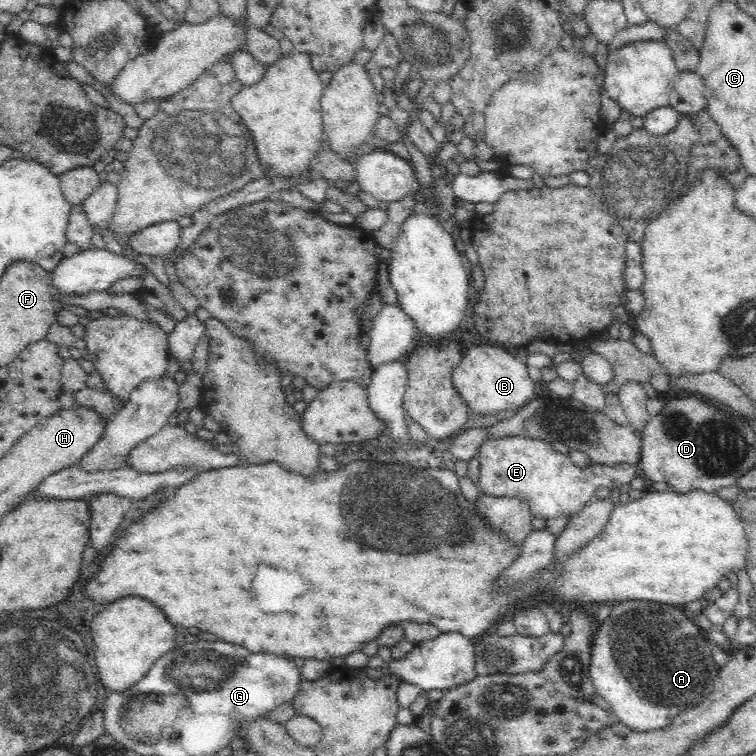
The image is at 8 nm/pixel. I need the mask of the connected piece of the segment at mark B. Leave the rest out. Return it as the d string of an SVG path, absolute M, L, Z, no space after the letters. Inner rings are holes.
M478 344L472 346L453 372L452 383L462 400L476 414L492 414L520 408L535 395L535 382L527 372L527 366L517 362L514 351L498 344Z

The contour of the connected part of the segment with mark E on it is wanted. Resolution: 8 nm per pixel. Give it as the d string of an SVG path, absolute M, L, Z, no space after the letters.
M505 436L486 440L478 450L479 484L484 495L518 498L528 504L532 518L548 520L557 516L569 516L569 520L586 508L599 487L610 490L629 484L642 471L638 463L603 465L592 463L580 467L569 455L554 450L552 443L542 439Z

